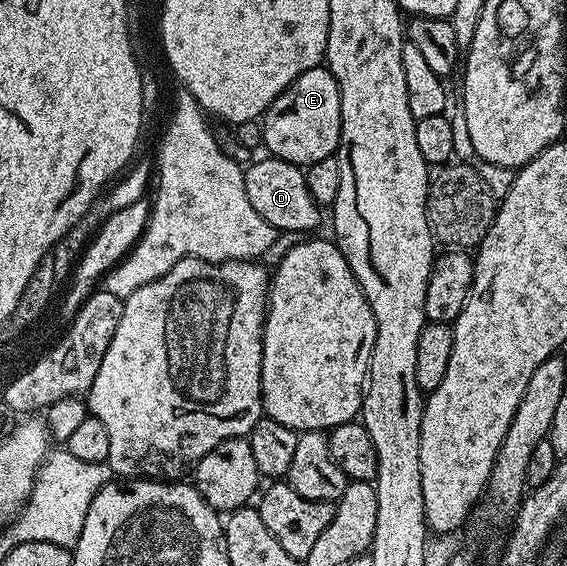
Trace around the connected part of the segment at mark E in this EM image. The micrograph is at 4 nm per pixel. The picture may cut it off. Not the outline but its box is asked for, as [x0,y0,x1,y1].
[260,64,342,167]

